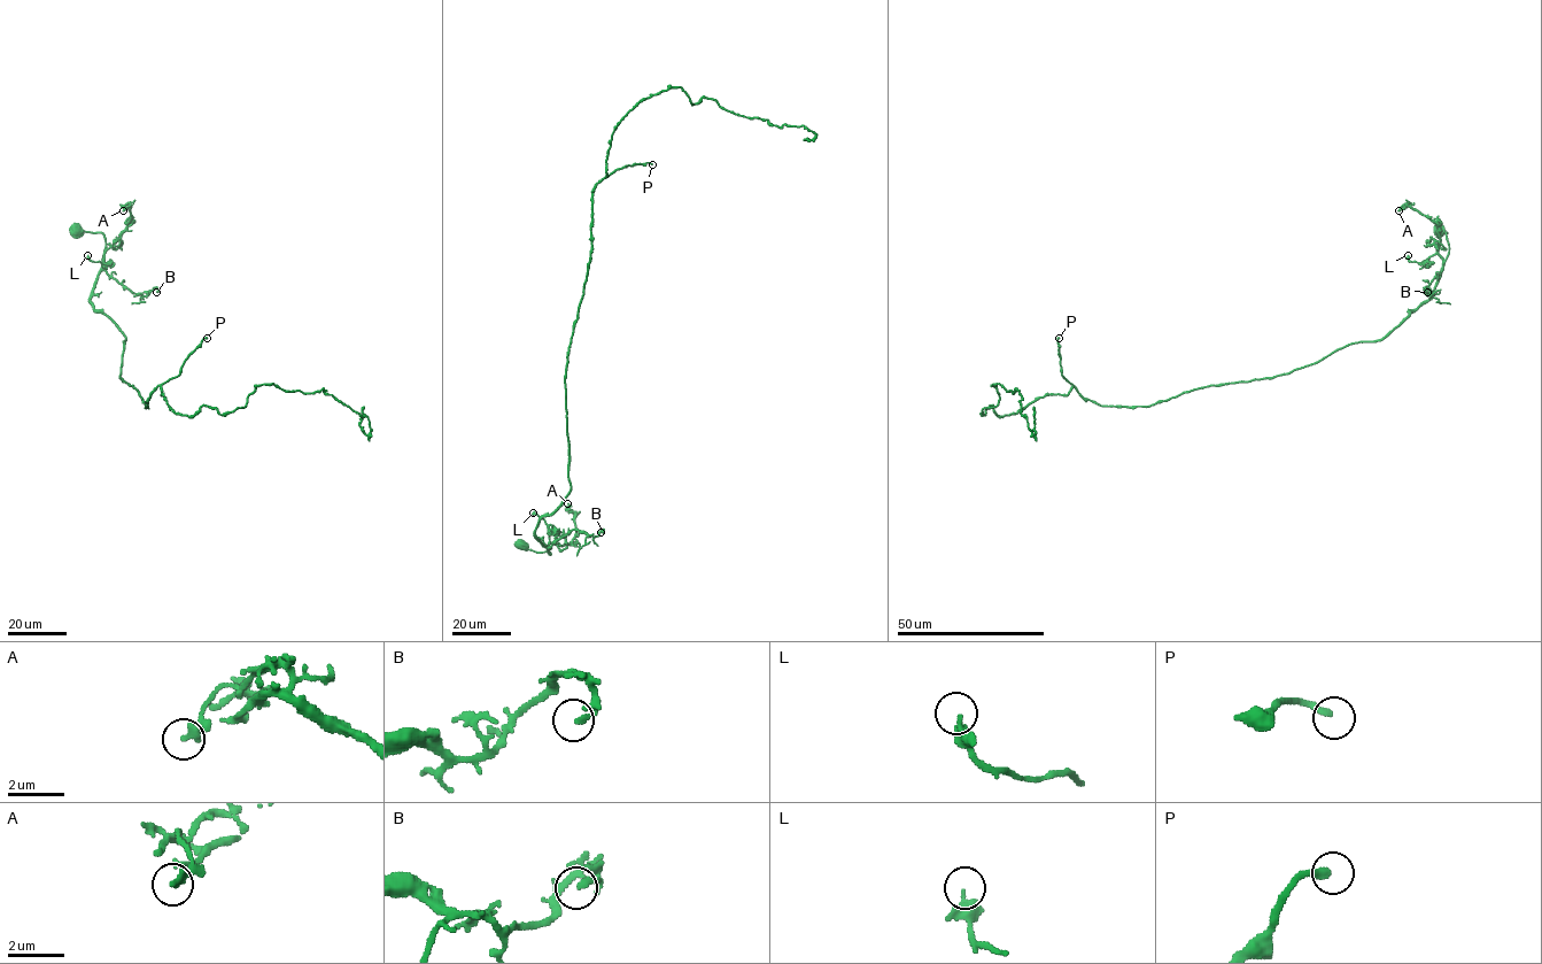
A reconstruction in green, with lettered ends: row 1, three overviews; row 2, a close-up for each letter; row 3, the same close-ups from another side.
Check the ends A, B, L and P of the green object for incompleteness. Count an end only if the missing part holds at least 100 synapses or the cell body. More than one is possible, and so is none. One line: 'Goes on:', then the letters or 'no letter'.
Goes on: P

